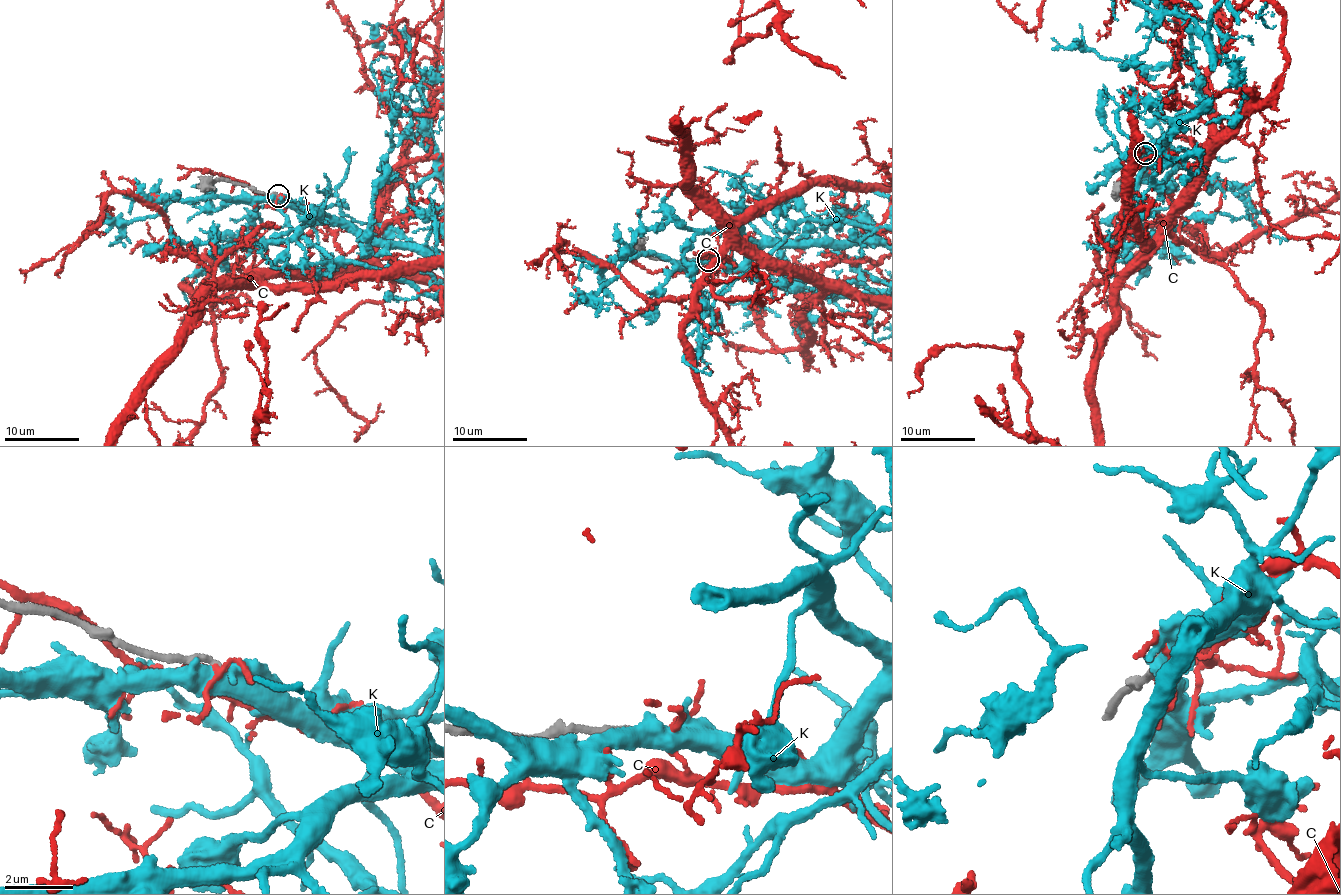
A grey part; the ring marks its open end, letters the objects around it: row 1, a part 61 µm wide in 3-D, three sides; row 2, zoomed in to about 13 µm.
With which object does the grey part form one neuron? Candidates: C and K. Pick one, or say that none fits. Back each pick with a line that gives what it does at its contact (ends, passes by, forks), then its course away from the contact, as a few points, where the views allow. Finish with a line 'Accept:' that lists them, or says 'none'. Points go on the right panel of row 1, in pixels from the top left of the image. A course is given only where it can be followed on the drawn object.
Accept: none

